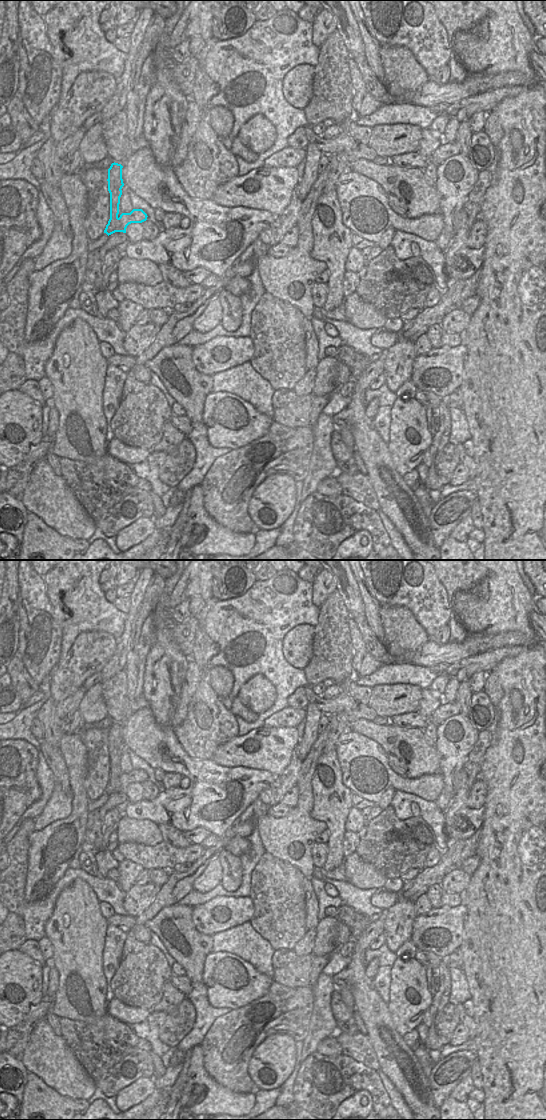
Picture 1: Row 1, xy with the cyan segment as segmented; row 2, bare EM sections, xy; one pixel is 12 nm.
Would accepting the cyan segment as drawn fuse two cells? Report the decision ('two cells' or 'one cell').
two cells

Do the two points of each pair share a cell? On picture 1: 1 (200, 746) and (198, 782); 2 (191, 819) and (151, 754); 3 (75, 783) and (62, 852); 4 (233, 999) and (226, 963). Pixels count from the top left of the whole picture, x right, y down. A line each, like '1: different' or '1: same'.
1: different
2: same
3: same
4: same

